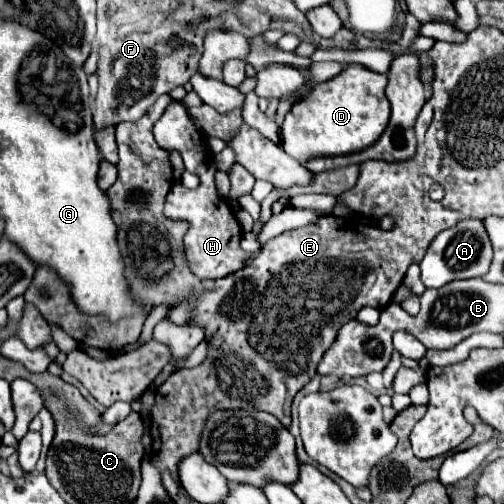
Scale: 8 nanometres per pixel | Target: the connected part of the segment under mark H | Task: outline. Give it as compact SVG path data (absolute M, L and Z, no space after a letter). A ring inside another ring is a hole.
M212 161L202 165L198 169L200 187L198 189L186 189L184 185L174 185L168 193L164 213L170 219L182 219L190 227L184 235L184 249L186 259L190 263L190 271L198 279L218 279L226 277L246 265L248 253L240 249L240 225L234 217L234 211L226 199L222 199L212 183L212 177L216 173L216 167Z

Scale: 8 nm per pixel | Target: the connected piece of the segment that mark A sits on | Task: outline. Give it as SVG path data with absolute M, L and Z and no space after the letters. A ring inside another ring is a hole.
M464 219L454 229L442 231L432 245L428 247L422 263L420 263L420 279L426 287L442 287L454 279L470 279L480 277L488 271L488 265L492 261L492 245L484 231L484 225L480 219Z

